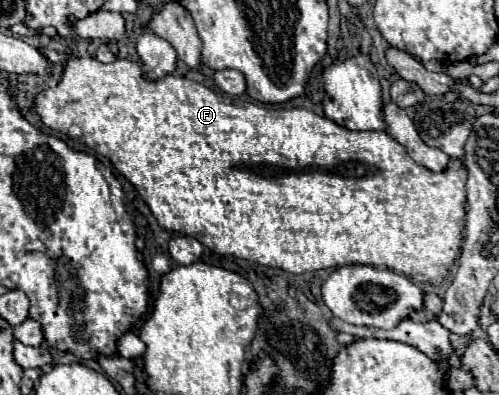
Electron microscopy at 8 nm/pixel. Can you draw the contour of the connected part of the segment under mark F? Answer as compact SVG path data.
M71 58L63 70L63 78L55 88L43 90L35 98L35 110L41 116L43 124L67 134L67 128L79 126L79 142L95 150L97 154L111 160L111 164L137 188L139 196L147 202L157 222L173 232L183 232L187 236L199 238L201 244L209 246L213 252L223 256L237 256L251 260L263 266L273 266L287 270L291 274L313 272L319 268L337 268L345 264L367 264L367 266L387 266L395 272L401 272L421 284L443 284L457 260L457 254L463 244L463 222L467 216L465 200L465 182L467 170L459 158L453 158L443 172L431 172L419 166L387 132L353 132L347 130L325 116L317 116L305 108L265 108L253 102L239 102L227 94L219 94L211 88L205 88L199 82L193 82L183 76L167 74L157 80L149 80L143 74L143 68L131 60L115 60L103 64L95 58Z

